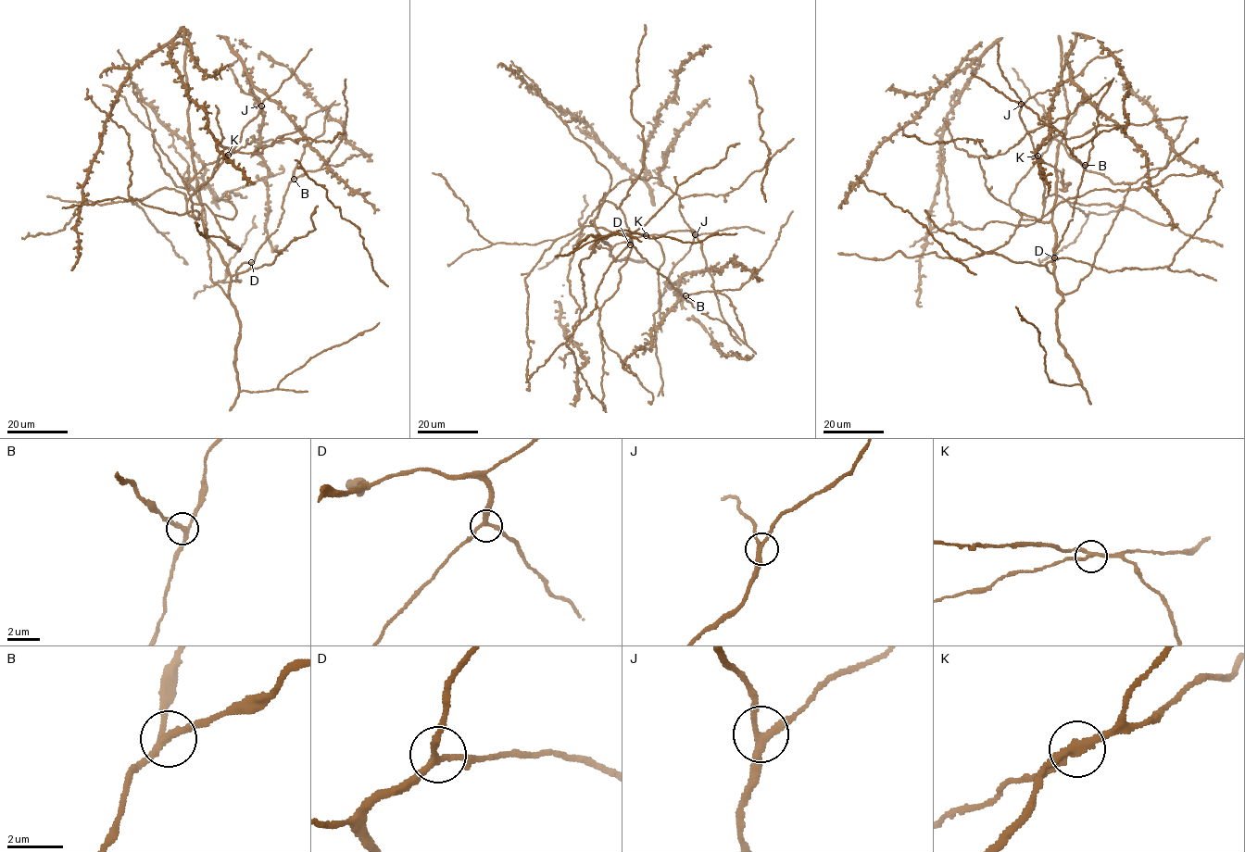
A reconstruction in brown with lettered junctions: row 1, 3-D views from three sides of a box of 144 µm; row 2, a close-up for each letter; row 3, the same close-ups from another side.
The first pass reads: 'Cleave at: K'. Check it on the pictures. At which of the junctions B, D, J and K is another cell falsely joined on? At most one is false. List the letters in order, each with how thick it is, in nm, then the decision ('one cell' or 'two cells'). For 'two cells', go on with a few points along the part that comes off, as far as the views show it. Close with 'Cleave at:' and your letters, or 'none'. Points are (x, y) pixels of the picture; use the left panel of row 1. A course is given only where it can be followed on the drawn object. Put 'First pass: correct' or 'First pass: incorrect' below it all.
B: 220 nm thick; one cell
D: 200 nm thick; one cell
J: 260 nm thick; one cell
K: 240 nm thick; two cells; foreign part runs (228, 155), (205, 164), (187, 184), (185, 181)
Cleave at: K
First pass: correct

